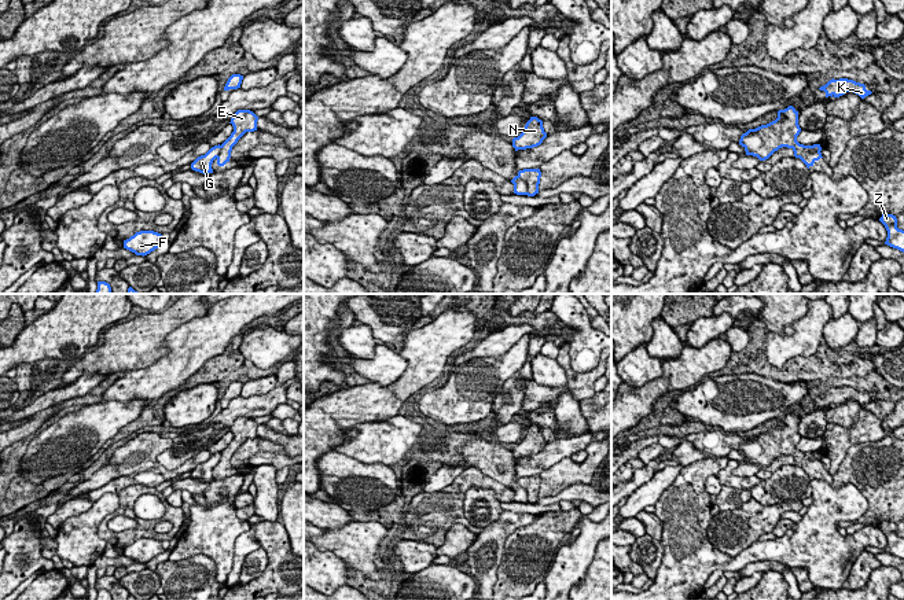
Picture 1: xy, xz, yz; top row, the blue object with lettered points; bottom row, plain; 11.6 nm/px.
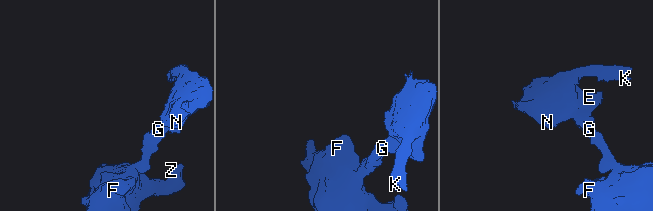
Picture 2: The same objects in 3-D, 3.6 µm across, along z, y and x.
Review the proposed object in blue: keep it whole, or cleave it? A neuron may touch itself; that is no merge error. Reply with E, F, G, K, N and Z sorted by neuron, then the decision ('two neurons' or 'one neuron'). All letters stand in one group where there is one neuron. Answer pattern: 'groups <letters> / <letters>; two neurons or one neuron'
groups E K N / F G Z; two neurons

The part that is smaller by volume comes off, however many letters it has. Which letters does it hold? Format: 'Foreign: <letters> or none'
Foreign: E, K, N

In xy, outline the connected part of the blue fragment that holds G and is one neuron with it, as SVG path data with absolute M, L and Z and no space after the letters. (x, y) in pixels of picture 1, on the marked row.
M221 146L212 147L205 155L198 157L192 163L191 169L203 174L213 173L212 163L221 151Z

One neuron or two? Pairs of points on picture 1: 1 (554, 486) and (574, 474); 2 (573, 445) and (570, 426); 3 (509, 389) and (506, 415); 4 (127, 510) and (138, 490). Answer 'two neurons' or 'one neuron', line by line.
1: one neuron
2: two neurons
3: one neuron
4: one neuron

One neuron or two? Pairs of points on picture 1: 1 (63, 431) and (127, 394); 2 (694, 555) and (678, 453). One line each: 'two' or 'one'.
1: two
2: two

